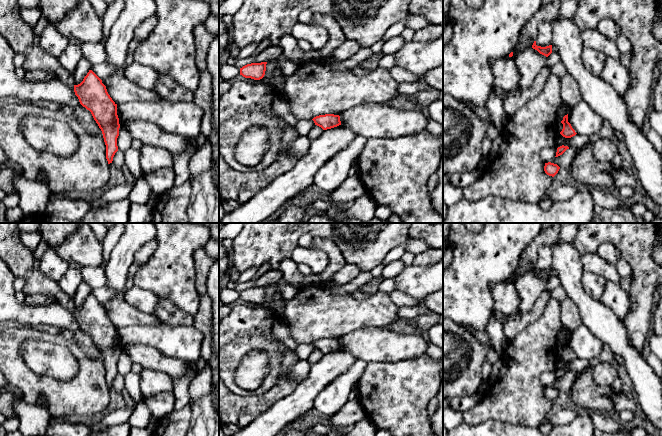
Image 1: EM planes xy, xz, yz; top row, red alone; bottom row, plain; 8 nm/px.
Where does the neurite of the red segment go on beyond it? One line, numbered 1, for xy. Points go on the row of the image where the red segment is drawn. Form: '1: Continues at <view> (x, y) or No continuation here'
1: No continuation here

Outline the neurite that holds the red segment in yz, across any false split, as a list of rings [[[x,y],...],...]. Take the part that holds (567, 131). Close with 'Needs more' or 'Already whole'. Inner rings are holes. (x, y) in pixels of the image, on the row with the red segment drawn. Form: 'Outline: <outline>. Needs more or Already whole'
Outline: [[[568,114],[563,117],[561,123],[563,124],[563,129],[560,132],[560,134],[563,137],[571,138],[577,134],[575,130],[572,128],[571,124],[568,122]]]. Already whole

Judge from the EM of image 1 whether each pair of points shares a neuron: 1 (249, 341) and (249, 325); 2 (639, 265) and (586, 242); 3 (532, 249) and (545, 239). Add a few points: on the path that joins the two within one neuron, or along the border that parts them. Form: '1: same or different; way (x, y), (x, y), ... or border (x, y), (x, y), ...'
1: different; border (271, 330), (265, 335), (249, 334), (229, 342)
2: same; way (630, 251), (616, 237), (600, 237)
3: same; way (535, 246), (542, 239)

